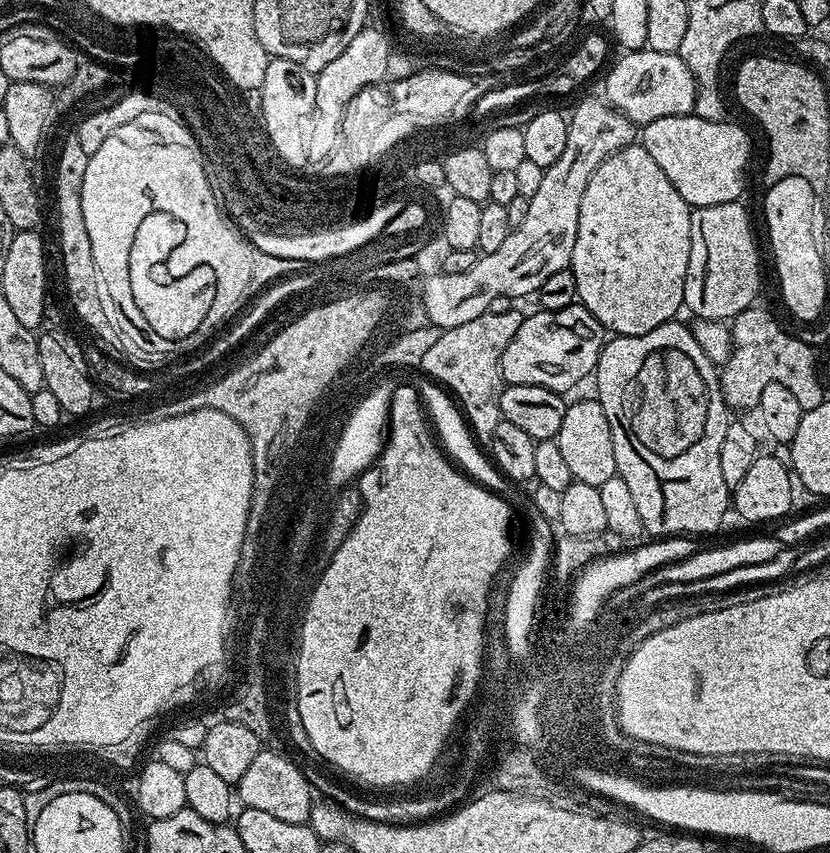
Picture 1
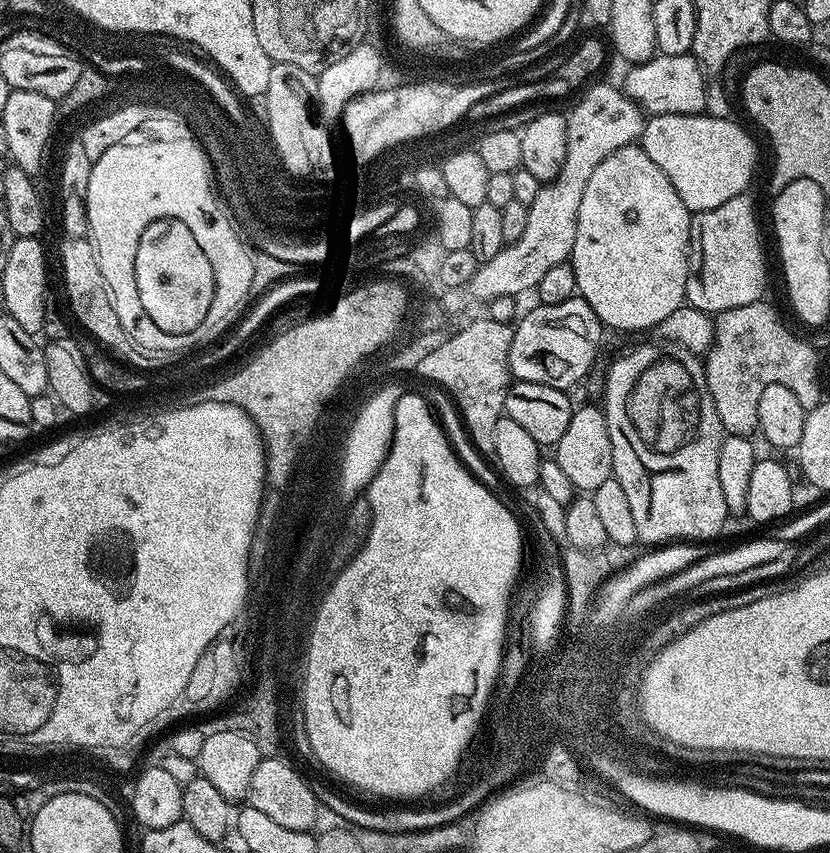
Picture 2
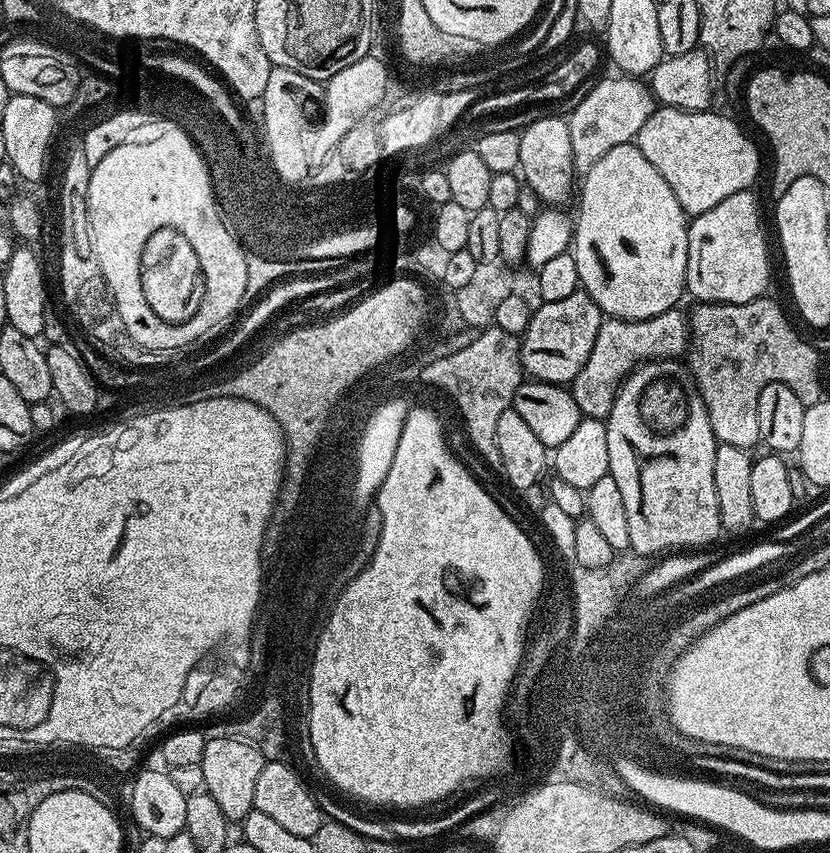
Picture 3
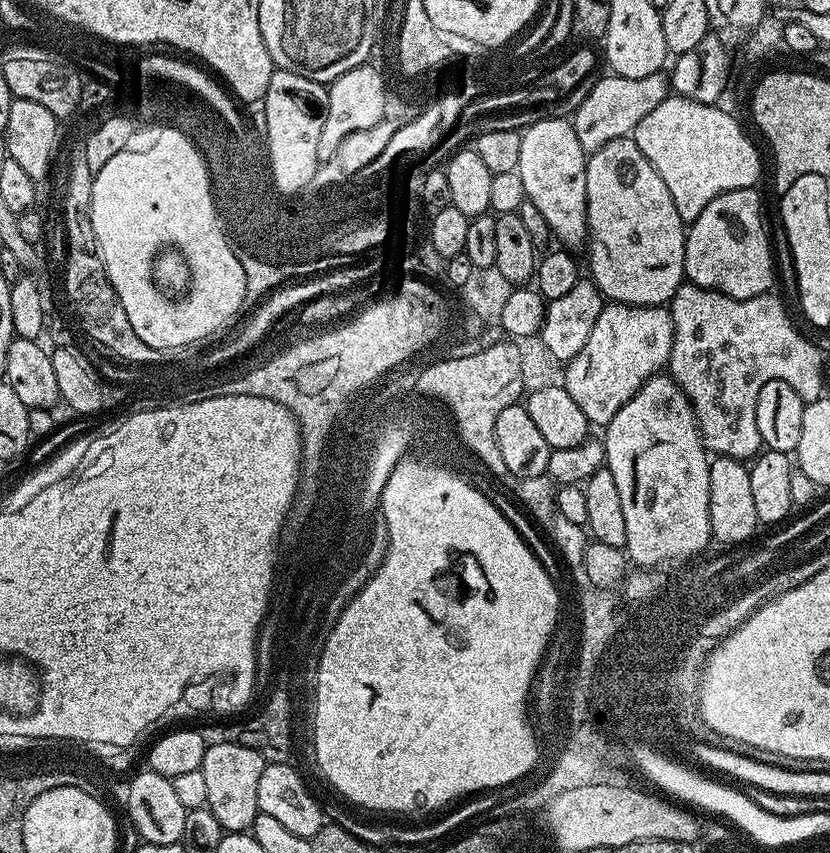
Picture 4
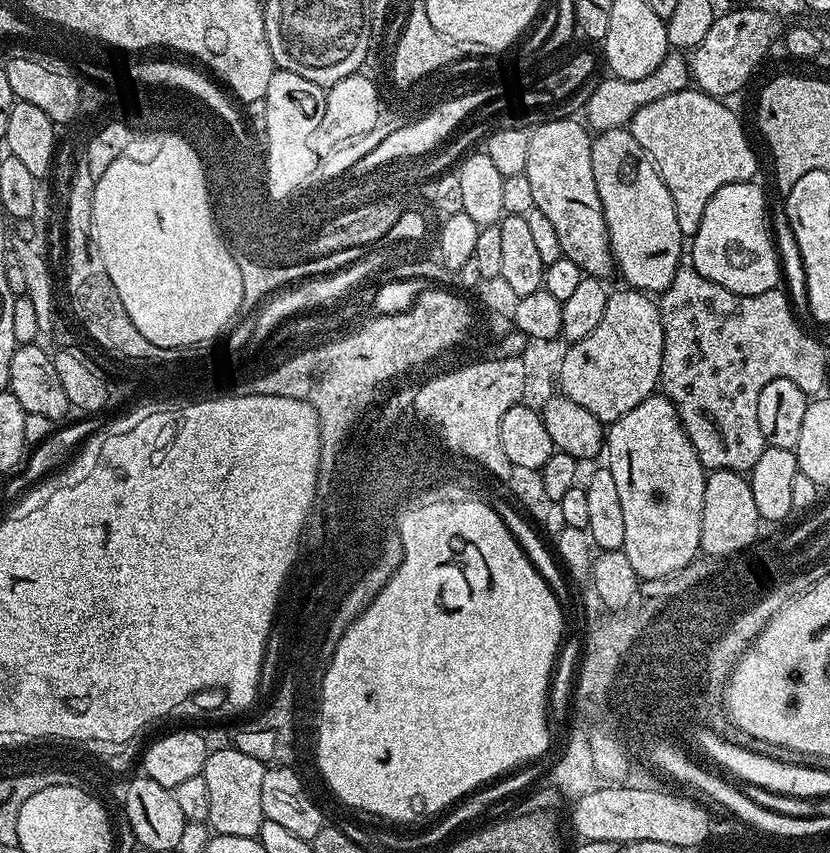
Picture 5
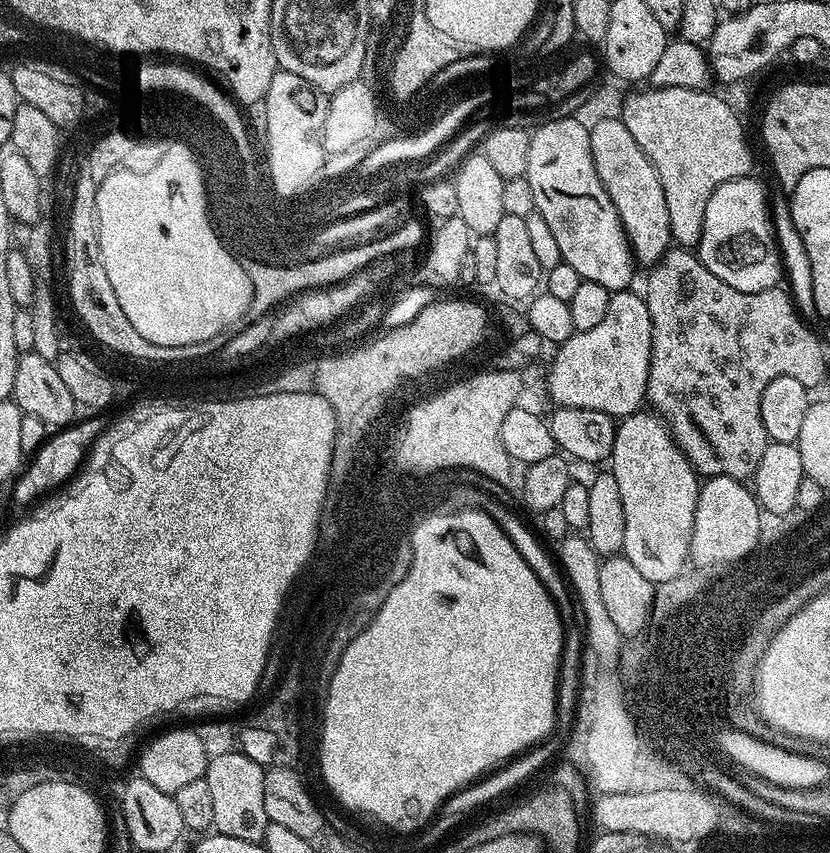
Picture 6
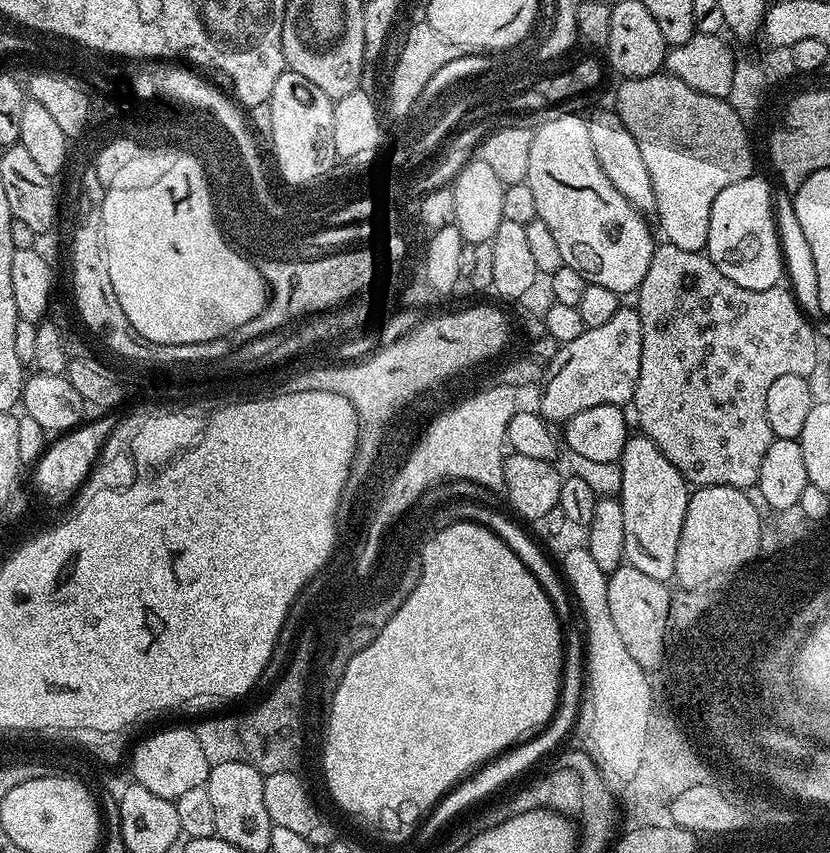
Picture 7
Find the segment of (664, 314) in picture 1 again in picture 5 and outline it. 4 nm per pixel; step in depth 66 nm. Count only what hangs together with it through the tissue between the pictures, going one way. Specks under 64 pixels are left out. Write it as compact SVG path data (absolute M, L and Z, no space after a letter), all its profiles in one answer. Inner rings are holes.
M615 128L599 133L592 141L590 162L594 166L594 186L598 188L598 198L604 211L604 225L608 231L608 246L612 254L615 271L620 272L627 287L649 294L665 292L676 271L682 266L680 255L686 252L686 237L678 230L678 218L674 215L674 198L666 190L659 170L646 149L634 138L627 128Z

